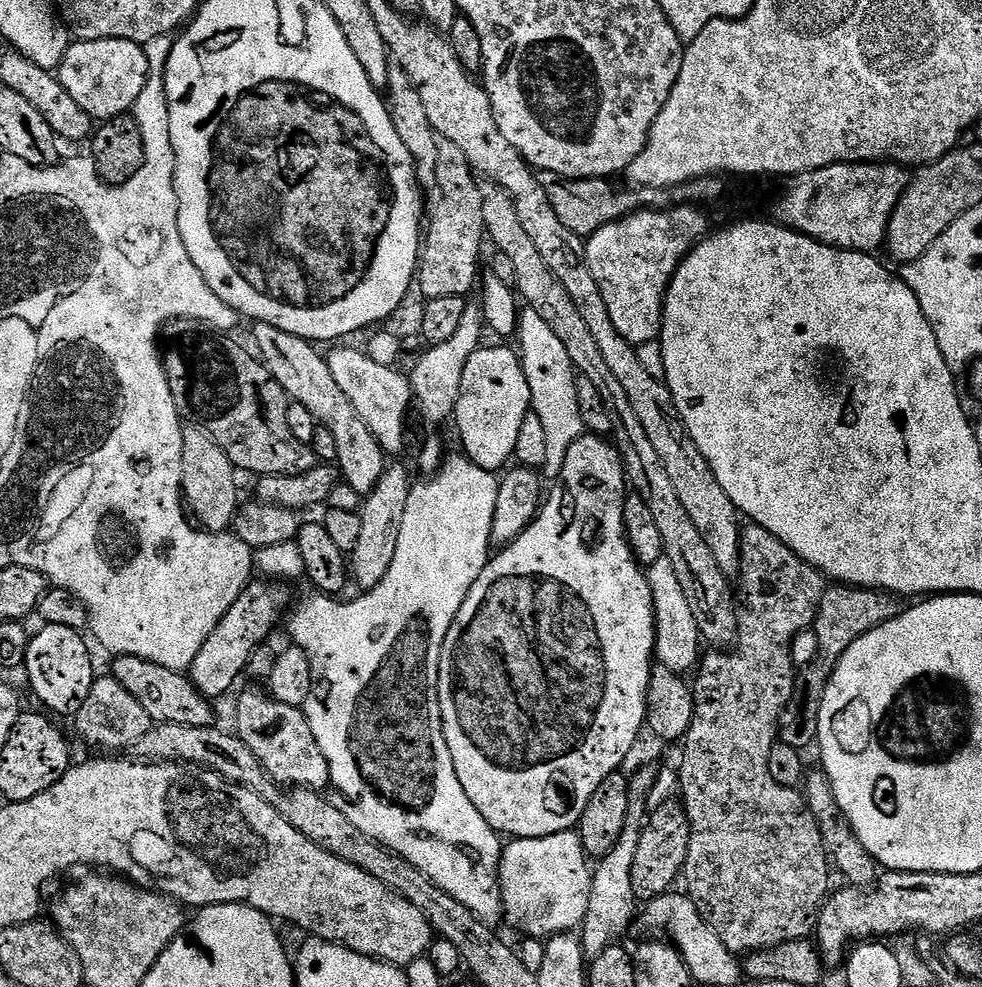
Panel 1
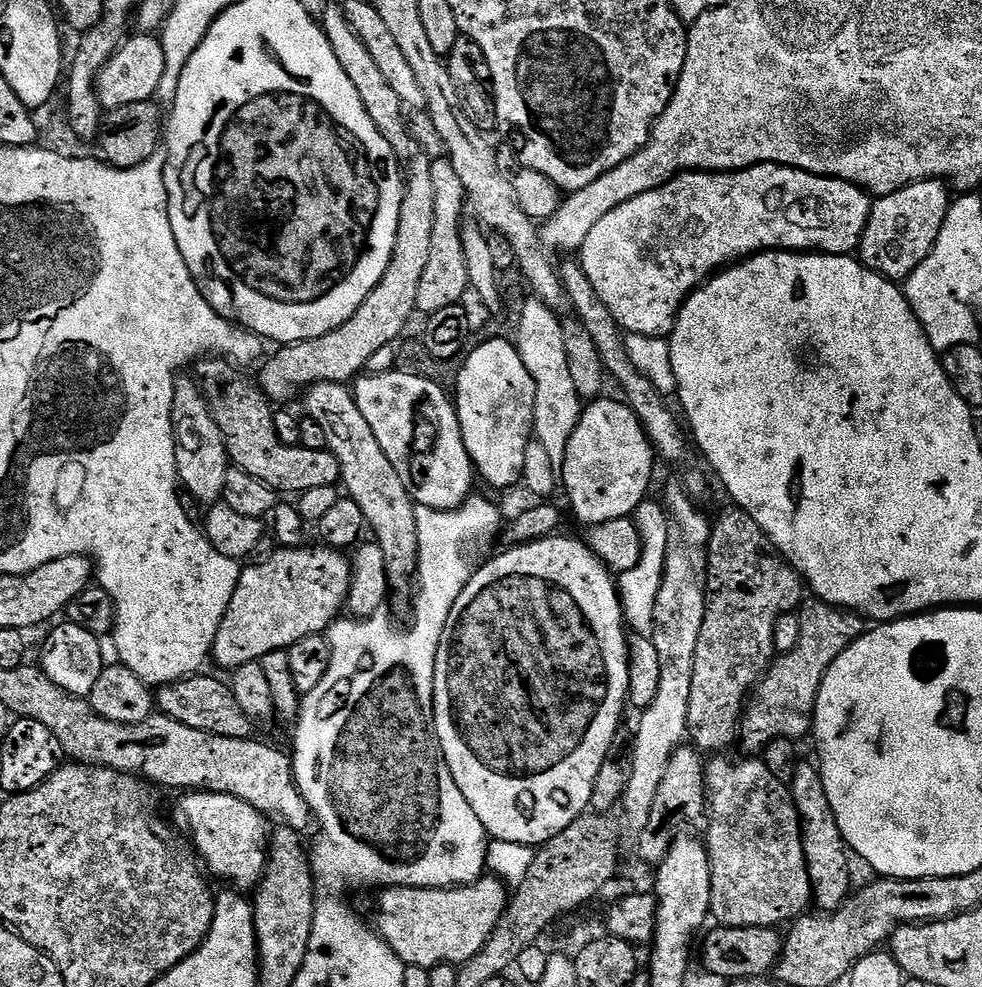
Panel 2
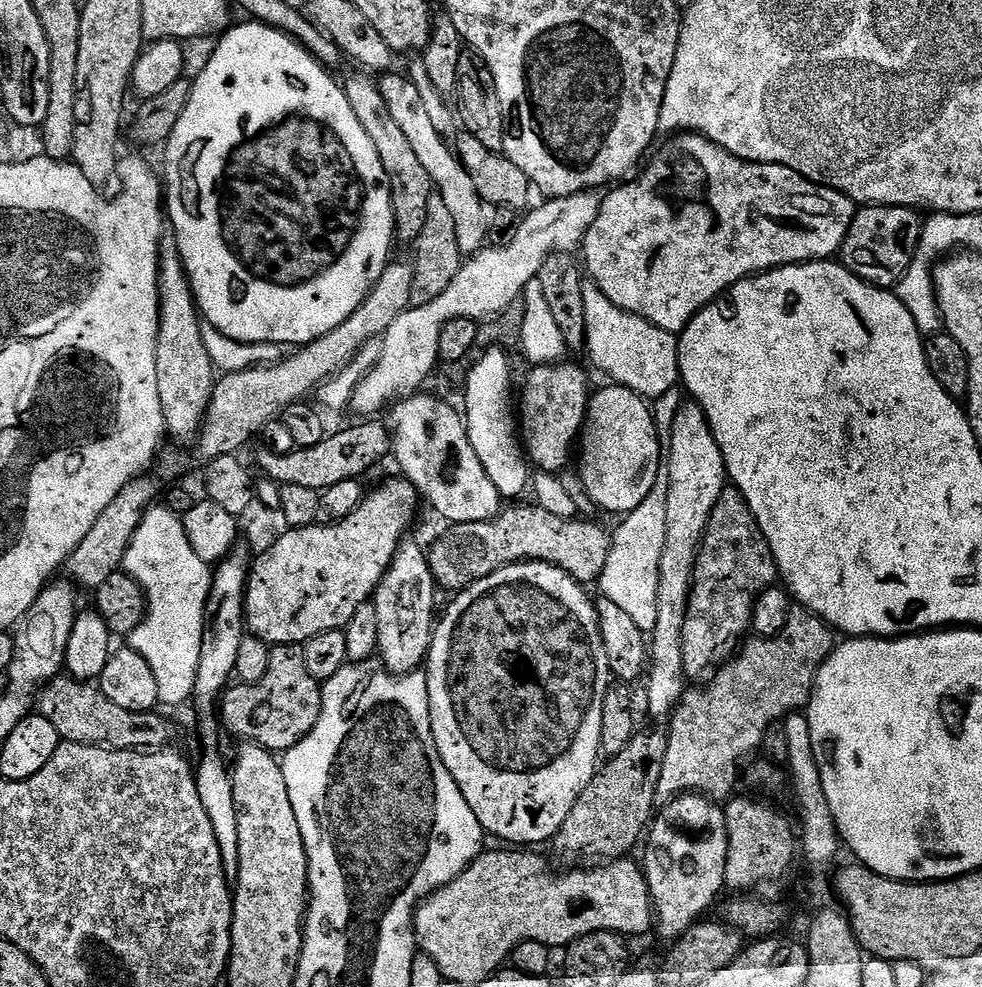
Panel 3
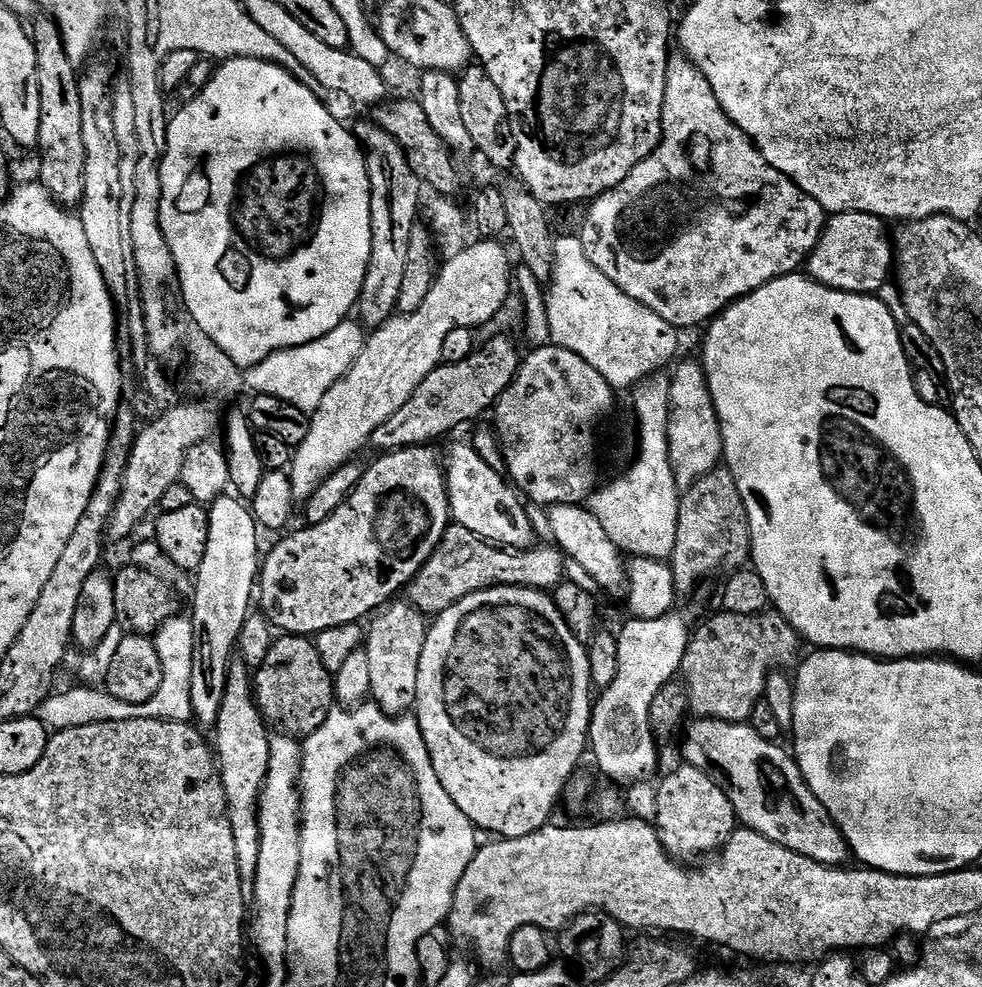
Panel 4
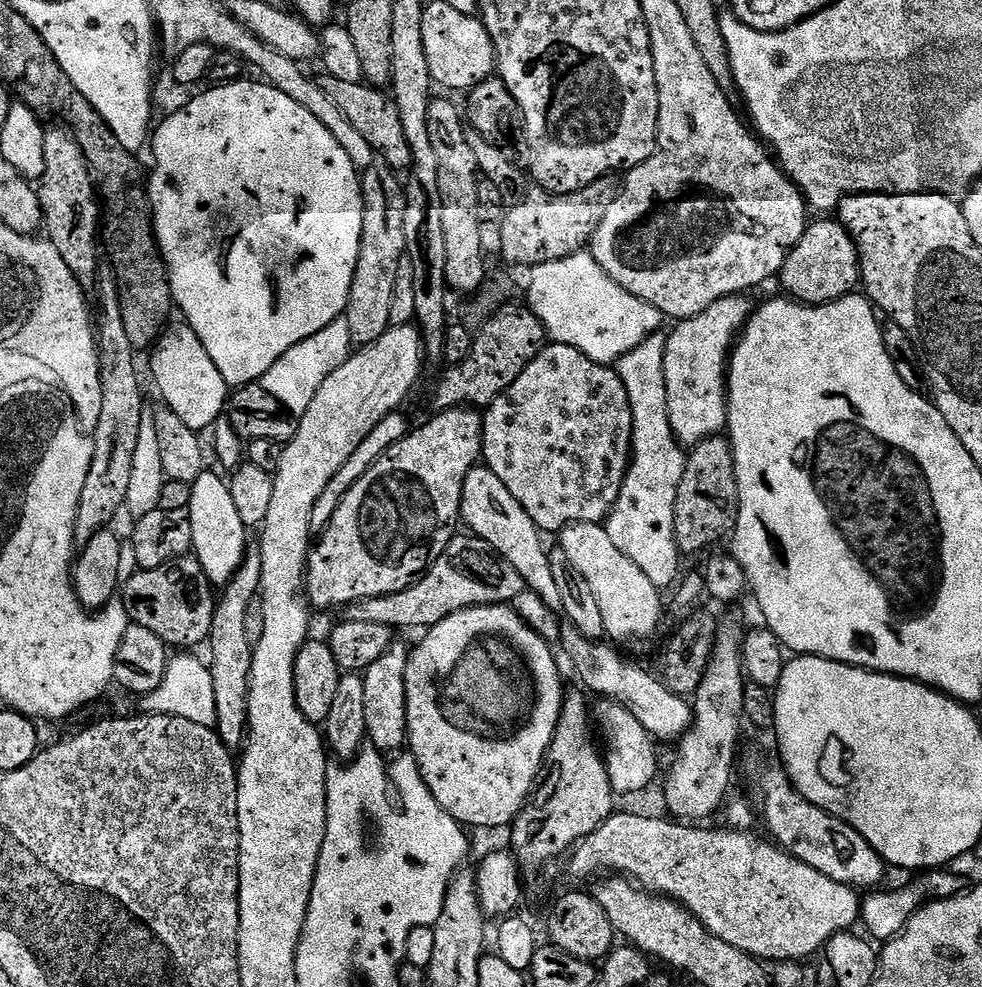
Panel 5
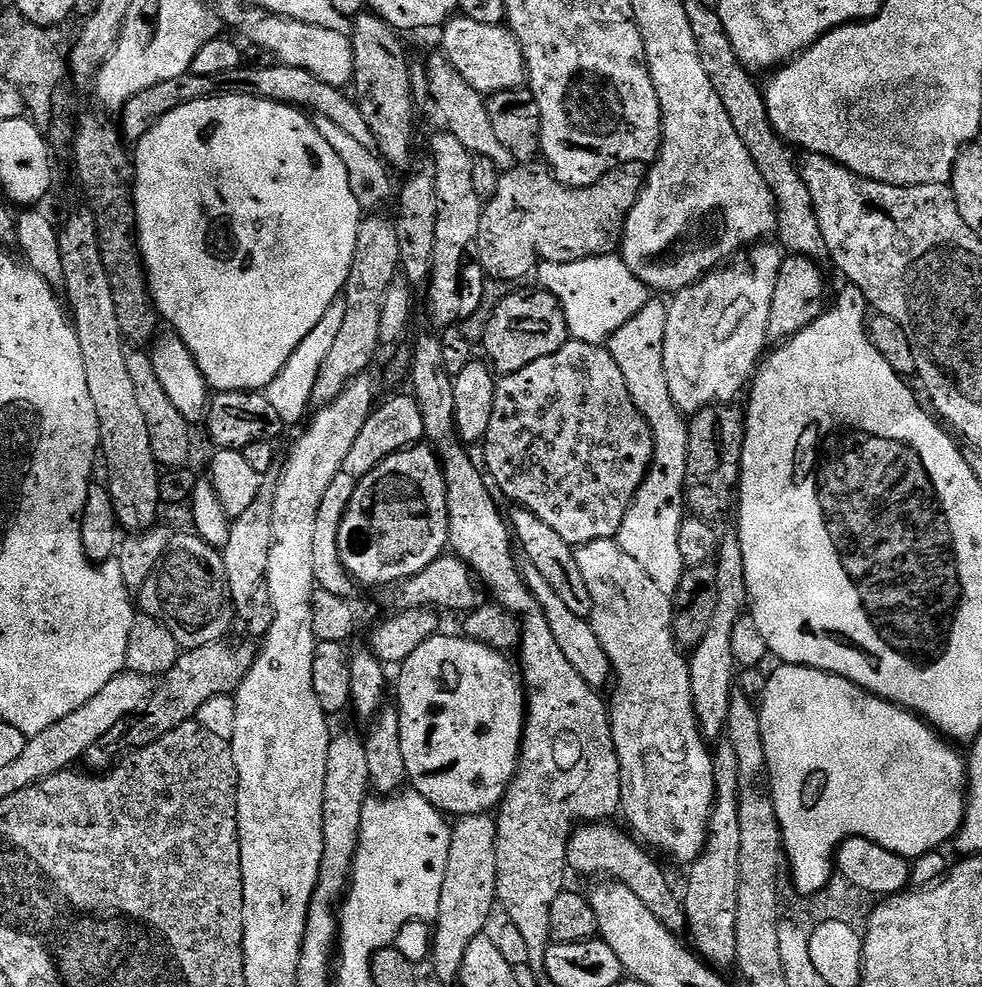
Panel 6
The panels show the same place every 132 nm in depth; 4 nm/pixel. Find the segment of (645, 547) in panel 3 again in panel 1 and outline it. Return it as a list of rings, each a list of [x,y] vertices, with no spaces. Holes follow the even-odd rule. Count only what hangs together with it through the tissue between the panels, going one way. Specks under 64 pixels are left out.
[[[665,559],[647,565],[646,575],[652,595],[652,609],[656,615],[655,659],[677,674],[691,673],[701,659],[702,641],[698,622],[694,622],[694,614],[690,606],[686,606],[686,593],[682,590],[682,582],[678,582],[673,564]]]

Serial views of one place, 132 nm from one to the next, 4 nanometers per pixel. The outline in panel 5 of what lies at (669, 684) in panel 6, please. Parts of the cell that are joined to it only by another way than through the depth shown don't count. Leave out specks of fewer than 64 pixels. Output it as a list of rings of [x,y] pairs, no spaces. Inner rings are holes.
[[[571,524],[559,533],[558,546],[570,562],[578,566],[582,578],[590,582],[590,590],[594,590],[594,598],[598,598],[598,606],[602,609],[605,633],[613,636],[613,641],[644,640],[659,630],[660,619],[664,616],[661,589],[656,588],[618,546],[614,546],[604,524]]]

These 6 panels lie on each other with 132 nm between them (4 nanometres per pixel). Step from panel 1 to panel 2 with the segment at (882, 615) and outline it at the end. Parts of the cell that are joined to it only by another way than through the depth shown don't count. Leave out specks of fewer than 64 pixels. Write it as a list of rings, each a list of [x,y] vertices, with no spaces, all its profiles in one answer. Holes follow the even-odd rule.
[[[805,599],[798,615],[802,622],[802,634],[798,646],[794,646],[794,650],[777,655],[773,659],[771,668],[765,672],[764,679],[756,685],[745,707],[738,729],[738,744],[739,747],[742,746],[748,751],[745,753],[763,753],[765,746],[774,742],[775,739],[800,742],[803,741],[802,738],[807,732],[809,735],[813,731],[816,719],[816,699],[826,670],[830,670],[834,658],[838,658],[838,654],[842,654],[842,650],[849,648],[866,631],[864,617],[848,611],[847,608],[836,608],[833,604],[827,604],[825,600]]]

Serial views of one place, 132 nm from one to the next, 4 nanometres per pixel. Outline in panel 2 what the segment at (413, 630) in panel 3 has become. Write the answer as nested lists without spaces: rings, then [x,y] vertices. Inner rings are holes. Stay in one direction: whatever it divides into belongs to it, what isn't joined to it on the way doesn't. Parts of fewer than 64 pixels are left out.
[[[314,384],[307,389],[303,400],[308,407],[306,415],[314,418],[314,422],[318,422],[318,426],[322,426],[323,432],[326,433],[327,451],[332,452],[334,458],[338,458],[340,484],[347,499],[358,502],[365,525],[376,535],[373,536],[374,542],[382,546],[382,554],[386,554],[391,607],[396,607],[400,612],[406,611],[407,608],[409,611],[414,600],[414,581],[420,566],[417,505],[412,495],[406,490],[406,486],[402,486],[398,470],[390,466],[386,450],[378,446],[378,438],[374,438],[370,422],[362,418],[362,410],[358,410],[355,395],[345,385]]]

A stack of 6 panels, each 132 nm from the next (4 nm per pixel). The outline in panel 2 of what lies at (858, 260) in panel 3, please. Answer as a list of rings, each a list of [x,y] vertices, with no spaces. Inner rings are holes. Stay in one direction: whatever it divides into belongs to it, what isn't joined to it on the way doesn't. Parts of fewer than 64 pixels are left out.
[[[919,180],[873,203],[866,230],[860,239],[858,259],[879,276],[893,282],[904,282],[926,259],[942,231],[946,214],[953,203],[950,188],[943,180]]]

